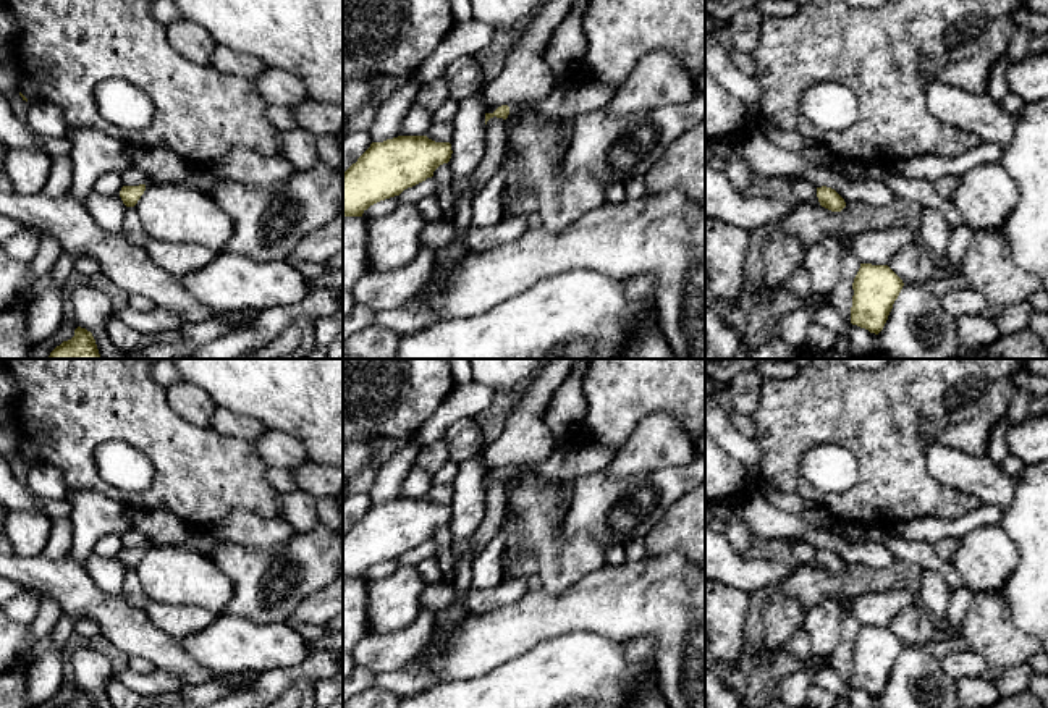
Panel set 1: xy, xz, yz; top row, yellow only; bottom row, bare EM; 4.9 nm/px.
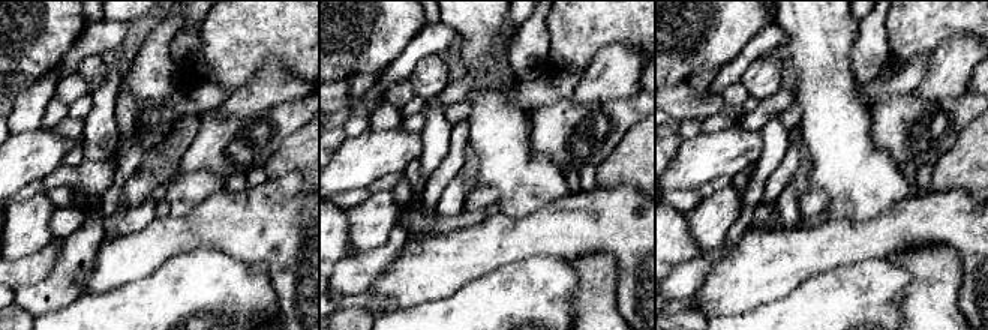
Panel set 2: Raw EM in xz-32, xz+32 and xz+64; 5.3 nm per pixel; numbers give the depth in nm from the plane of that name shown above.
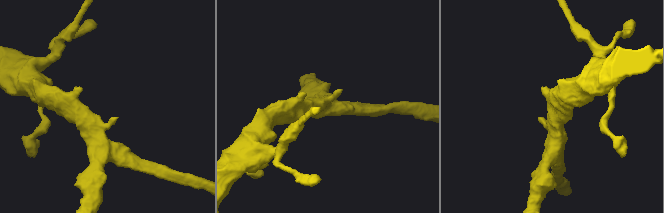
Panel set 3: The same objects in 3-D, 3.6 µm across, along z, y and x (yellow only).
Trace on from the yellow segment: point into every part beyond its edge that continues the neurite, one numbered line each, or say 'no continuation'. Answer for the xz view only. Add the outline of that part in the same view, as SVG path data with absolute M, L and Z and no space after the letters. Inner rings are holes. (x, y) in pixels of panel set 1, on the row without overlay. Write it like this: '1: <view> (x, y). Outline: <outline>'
no continuation

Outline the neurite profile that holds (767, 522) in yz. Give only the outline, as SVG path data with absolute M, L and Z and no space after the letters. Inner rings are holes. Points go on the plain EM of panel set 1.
M755 490L742 501L742 517L755 538L767 542L799 538L817 550L835 551L846 566L860 563L868 567L885 569L898 563L898 558L883 545L849 542L833 530L815 529L802 517L775 508Z

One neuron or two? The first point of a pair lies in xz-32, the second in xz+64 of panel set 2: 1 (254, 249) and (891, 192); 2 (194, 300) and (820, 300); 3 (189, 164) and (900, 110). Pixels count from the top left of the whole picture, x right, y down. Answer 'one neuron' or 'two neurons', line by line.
1: two neurons
2: one neuron
3: one neuron

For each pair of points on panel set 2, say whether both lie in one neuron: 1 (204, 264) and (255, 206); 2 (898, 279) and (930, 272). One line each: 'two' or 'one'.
1: two
2: two

